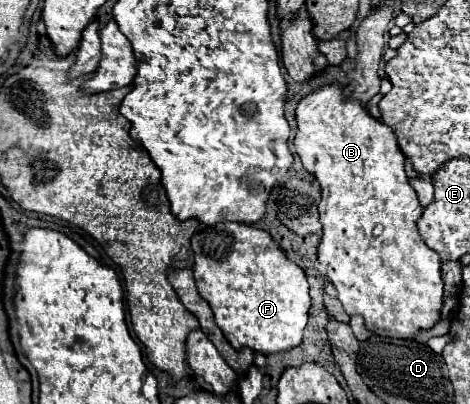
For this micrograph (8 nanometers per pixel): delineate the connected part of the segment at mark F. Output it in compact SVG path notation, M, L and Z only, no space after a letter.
M226 224L222 230L206 228L194 234L190 246L194 252L194 280L198 294L212 306L216 324L234 350L252 348L260 354L276 354L302 344L302 332L310 308L306 274L296 262L288 260L286 254L278 250L268 232L250 224Z

